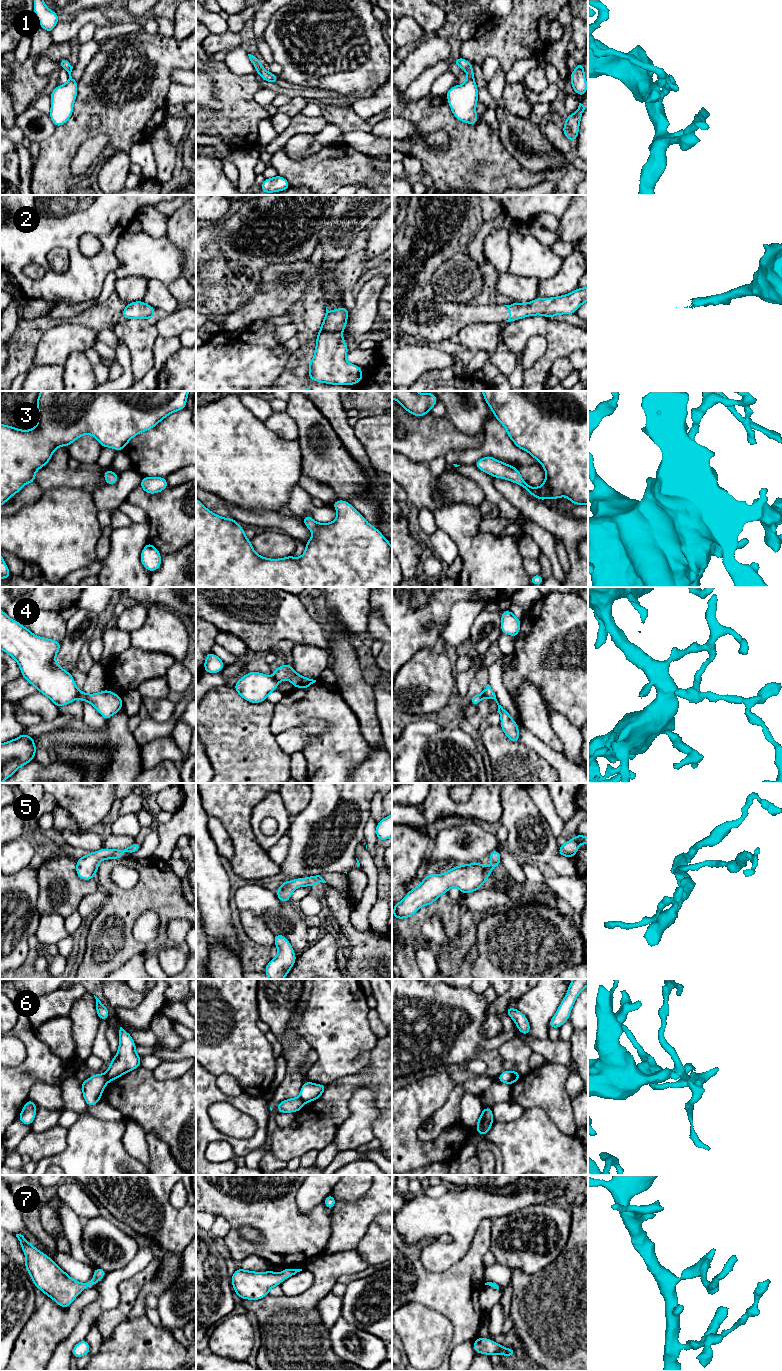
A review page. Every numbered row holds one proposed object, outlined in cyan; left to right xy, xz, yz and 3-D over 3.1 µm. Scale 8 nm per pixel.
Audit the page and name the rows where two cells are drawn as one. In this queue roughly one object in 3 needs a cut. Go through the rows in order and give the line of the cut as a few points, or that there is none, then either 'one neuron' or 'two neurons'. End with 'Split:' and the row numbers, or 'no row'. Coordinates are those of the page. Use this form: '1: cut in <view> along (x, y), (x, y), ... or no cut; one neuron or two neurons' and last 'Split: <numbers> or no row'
1: no cut; one neuron
2: no cut; one neuron
3: no cut; one neuron
4: cut in xy along (80, 692), (78, 697); two neurons
5: no cut; one neuron
6: cut in yz along (514, 1071), (509, 1083); two neurons
7: no cut; one neuron
Split: 4, 6

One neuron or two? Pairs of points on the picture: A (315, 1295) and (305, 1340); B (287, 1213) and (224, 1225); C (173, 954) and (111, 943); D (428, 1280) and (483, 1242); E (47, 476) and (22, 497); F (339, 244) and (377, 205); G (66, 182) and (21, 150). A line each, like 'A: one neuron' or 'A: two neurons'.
A: one neuron
B: two neurons
C: two neurons
D: one neuron
E: two neurons
F: one neuron
G: two neurons

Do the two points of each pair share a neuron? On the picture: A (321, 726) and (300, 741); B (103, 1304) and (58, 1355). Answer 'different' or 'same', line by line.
A: same
B: same

